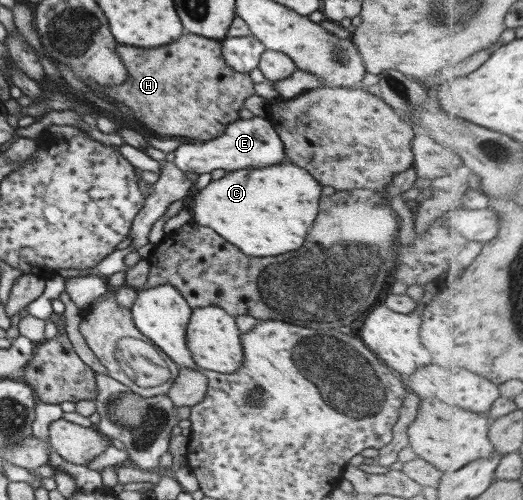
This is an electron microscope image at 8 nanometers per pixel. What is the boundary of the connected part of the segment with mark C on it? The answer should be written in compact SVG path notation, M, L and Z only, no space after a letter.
M286 160L257 169L225 172L221 178L211 180L201 190L197 190L190 208L193 211L193 221L212 229L241 253L253 257L276 256L303 245L307 229L311 227L311 221L318 212L320 187L320 183L306 169Z

